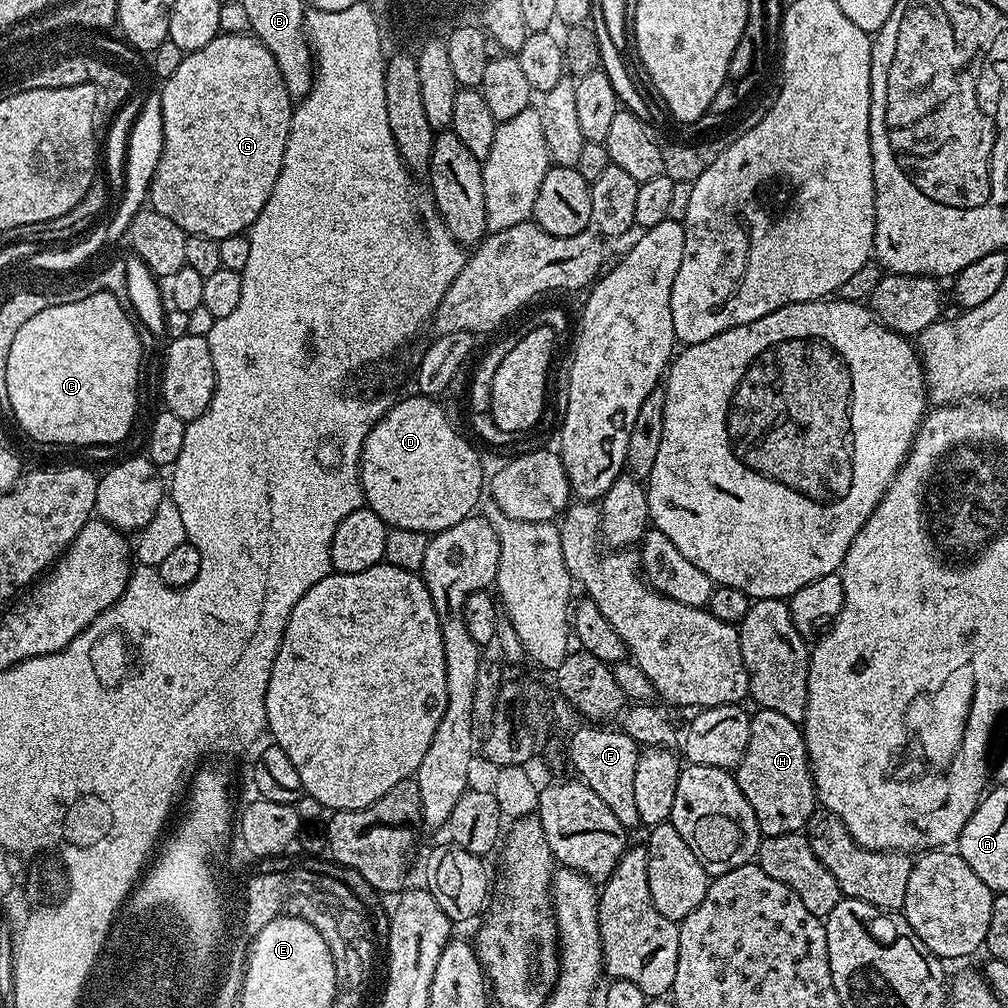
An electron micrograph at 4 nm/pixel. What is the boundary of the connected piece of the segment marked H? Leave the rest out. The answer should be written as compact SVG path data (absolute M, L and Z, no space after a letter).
M757 707L755 711L751 713L746 754L734 770L736 784L754 810L761 837L803 833L810 814L818 807L818 801L801 725L778 714L778 710Z

